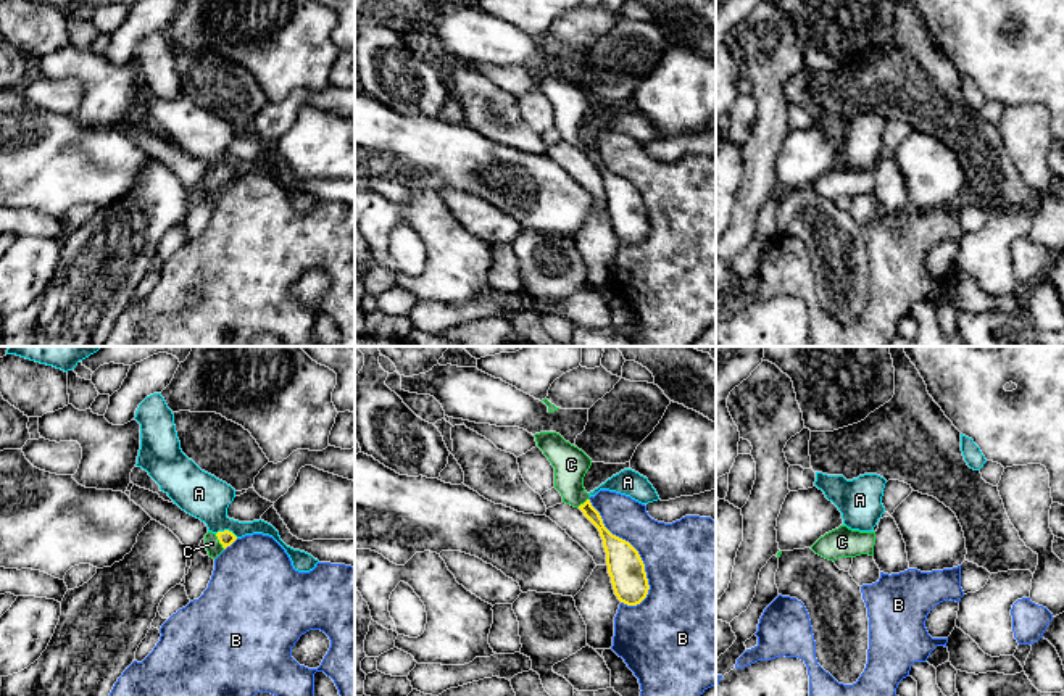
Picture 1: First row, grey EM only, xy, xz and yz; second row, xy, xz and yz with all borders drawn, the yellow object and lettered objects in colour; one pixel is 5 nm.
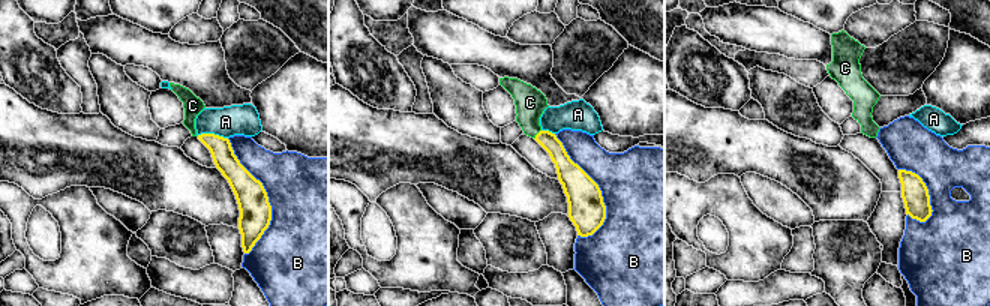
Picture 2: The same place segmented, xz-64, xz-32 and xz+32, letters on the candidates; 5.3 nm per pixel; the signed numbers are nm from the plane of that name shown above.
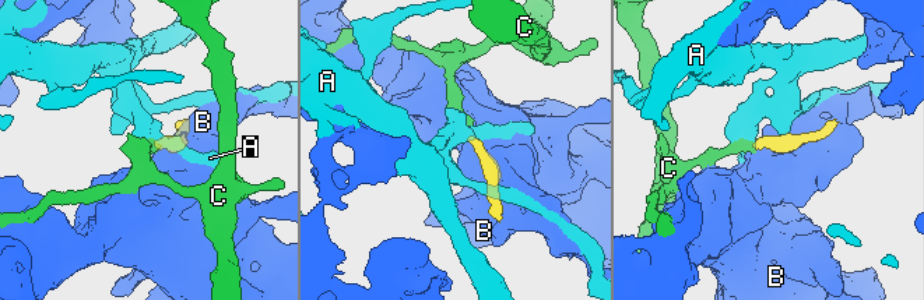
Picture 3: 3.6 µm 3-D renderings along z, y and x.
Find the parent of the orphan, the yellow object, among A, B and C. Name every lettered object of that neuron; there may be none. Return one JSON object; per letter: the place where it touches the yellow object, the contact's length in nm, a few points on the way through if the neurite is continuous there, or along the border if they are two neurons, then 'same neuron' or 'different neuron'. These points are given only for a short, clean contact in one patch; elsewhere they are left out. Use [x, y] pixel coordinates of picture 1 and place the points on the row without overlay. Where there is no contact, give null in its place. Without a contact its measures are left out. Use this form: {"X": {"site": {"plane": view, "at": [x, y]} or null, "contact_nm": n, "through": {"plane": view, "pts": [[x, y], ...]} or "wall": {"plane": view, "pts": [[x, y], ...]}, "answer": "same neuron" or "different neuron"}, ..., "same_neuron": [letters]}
{"A": {"site": {"plane": "xy", "at": [228, 169]}, "contact_nm": 110, "wall": {"plane": "xy", "pts": [[216, 171], [228, 169], [237, 176]]}, "answer": "different neuron"}, "B": {"site": {"plane": "xz", "at": [635, 189]}, "contact_nm": 600, "answer": "different neuron"}, "C": {"site": {"plane": "xy", "at": [220, 181]}, "contact_nm": 90, "through": {"plane": "xy", "pts": [[226, 178], [220, 181], [211, 182]]}, "answer": "same neuron"}, "same_neuron": ["C"]}

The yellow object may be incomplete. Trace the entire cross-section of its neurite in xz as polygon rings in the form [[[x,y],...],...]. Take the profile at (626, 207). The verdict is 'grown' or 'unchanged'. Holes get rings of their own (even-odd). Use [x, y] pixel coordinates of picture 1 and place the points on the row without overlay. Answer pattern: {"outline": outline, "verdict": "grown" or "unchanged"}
{"outline": [[[540,71],[534,76],[555,106],[555,127],[561,132],[563,142],[579,147],[598,168],[614,234],[627,245],[640,243],[650,229],[645,203],[629,180],[605,166],[600,151],[592,145],[590,134],[584,127],[584,116],[592,98],[556,71]]], "verdict": "grown"}

